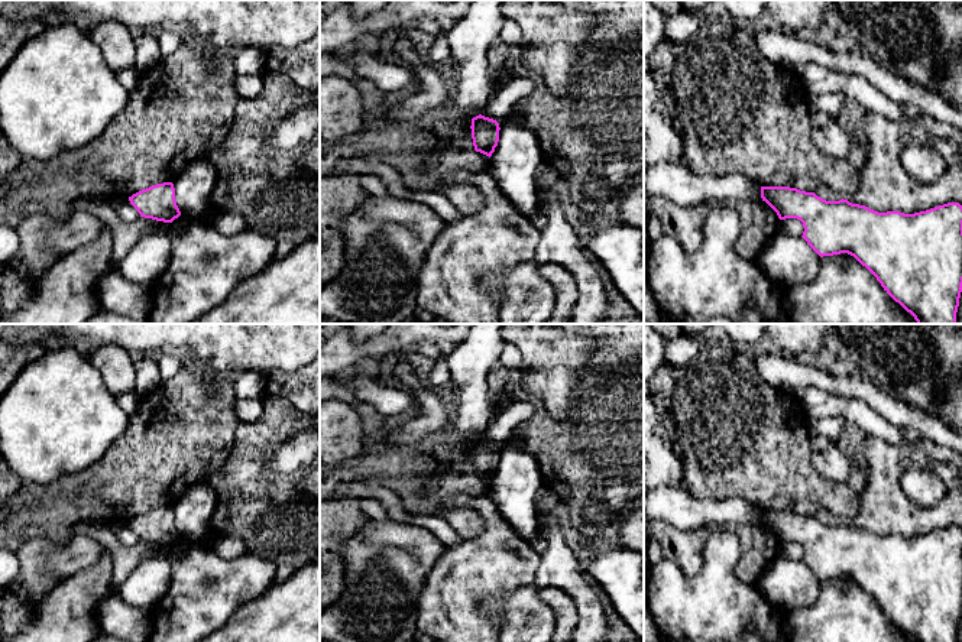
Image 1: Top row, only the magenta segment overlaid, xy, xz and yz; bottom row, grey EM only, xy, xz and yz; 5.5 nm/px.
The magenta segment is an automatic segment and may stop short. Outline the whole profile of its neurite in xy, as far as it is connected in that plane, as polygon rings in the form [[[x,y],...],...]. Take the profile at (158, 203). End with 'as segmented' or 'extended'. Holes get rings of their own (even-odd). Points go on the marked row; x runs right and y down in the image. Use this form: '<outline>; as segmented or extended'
[[[163,182],[142,189],[129,197],[129,201],[140,217],[145,218],[172,223],[181,215],[175,201],[175,188],[172,182]]]; as segmented

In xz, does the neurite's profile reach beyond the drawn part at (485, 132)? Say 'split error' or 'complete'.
complete

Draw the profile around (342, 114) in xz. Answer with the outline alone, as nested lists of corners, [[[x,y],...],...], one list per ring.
[[[337,75],[320,78],[320,143],[356,133],[365,117],[362,95],[354,84]]]

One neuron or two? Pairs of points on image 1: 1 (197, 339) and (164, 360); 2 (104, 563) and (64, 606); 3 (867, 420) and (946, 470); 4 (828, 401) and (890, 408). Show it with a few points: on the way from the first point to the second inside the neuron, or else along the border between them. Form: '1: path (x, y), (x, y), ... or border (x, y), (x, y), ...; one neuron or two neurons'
1: border (180, 352), (164, 350), (156, 356); two neurons
2: path (97, 573), (74, 596); one neuron
3: border (870, 434), (890, 443), (906, 441); two neurons
4: border (838, 395), (852, 395), (864, 399), (897, 425); two neurons

